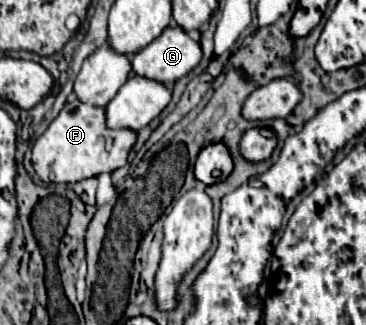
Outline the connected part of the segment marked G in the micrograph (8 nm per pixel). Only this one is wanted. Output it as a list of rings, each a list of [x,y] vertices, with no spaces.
[[[173,24],[173,26],[167,26],[163,30],[163,34],[159,38],[155,38],[151,44],[147,44],[145,48],[141,48],[131,64],[133,64],[133,70],[135,74],[139,76],[147,76],[147,78],[153,78],[153,80],[163,80],[165,84],[175,84],[179,78],[183,78],[187,72],[191,72],[201,60],[201,46],[199,42],[195,42],[181,26]]]

